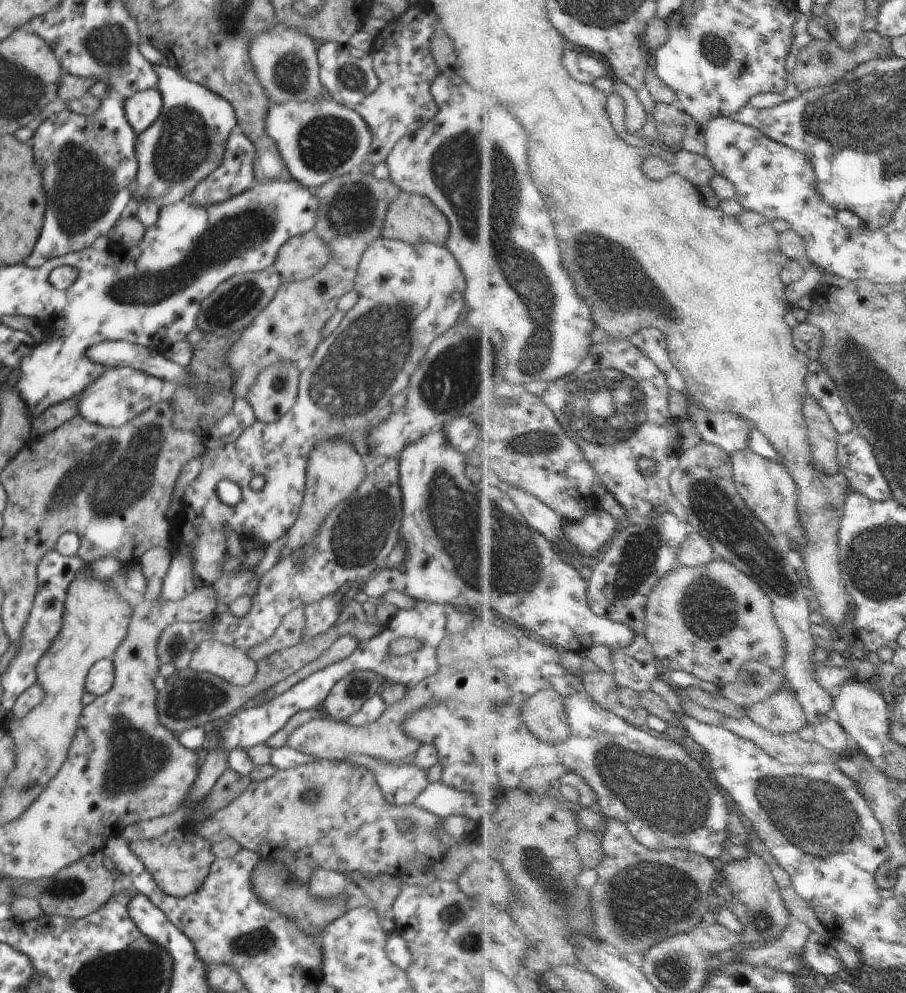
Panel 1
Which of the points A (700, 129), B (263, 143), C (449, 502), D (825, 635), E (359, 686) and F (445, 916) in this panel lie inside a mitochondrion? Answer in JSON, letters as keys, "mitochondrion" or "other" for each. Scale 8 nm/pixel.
{"A":"other","B":"other","C":"mitochondrion","D":"other","E":"mitochondrion","F":"mitochondrion"}

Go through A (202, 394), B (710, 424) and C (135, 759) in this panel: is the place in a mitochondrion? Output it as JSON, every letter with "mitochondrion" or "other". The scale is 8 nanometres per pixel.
{"A":"other","B":"other","C":"mitochondrion"}

